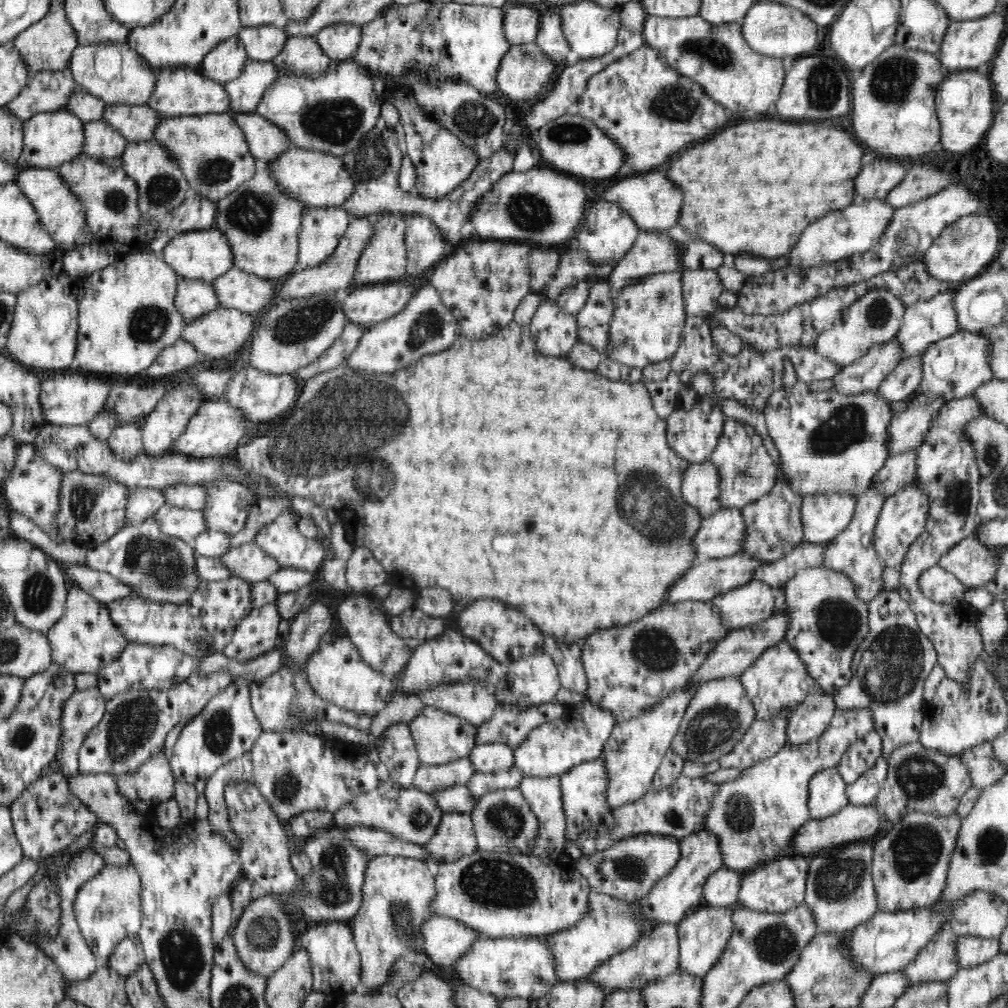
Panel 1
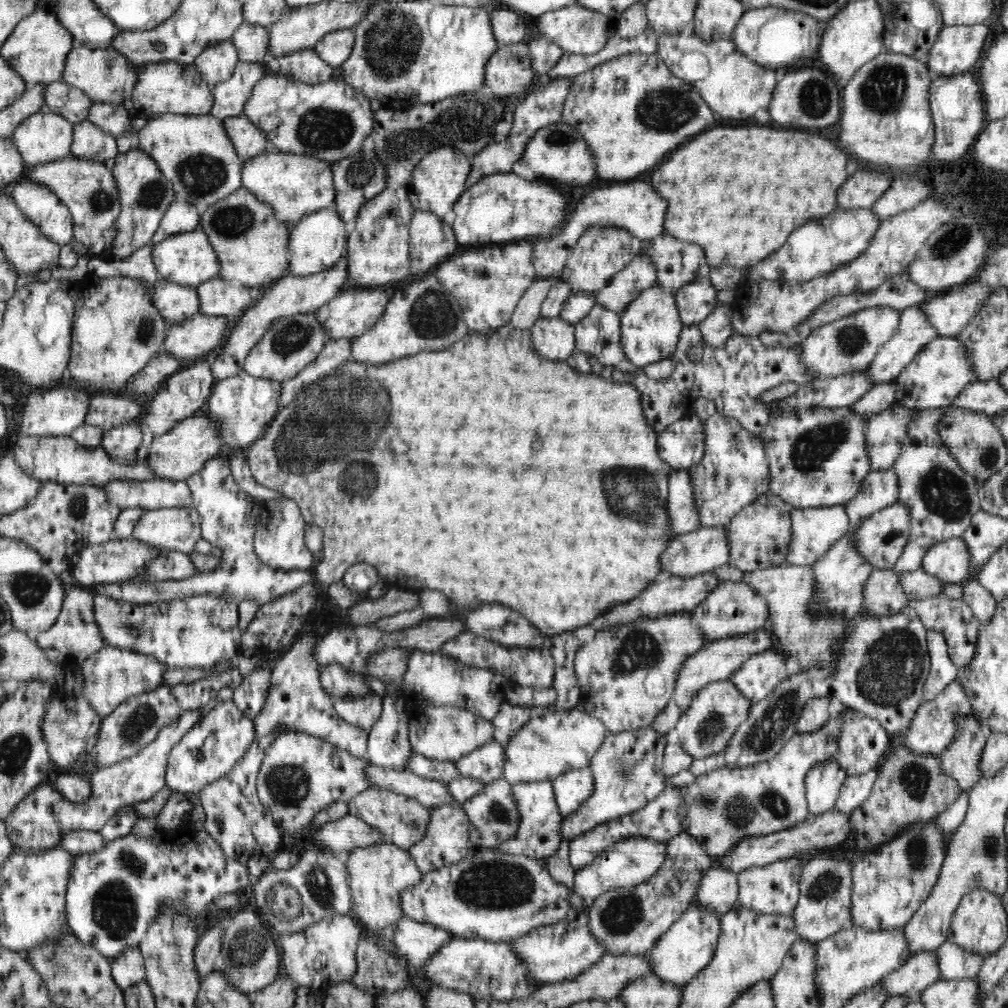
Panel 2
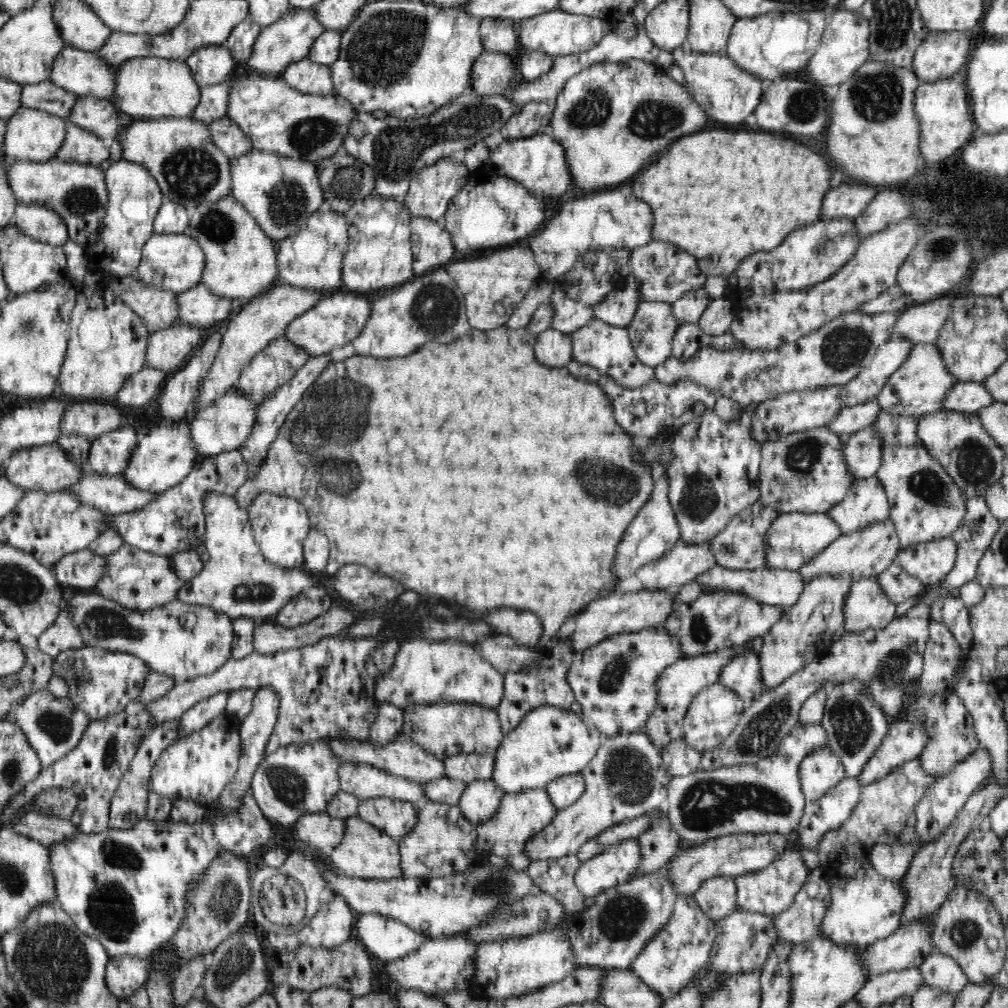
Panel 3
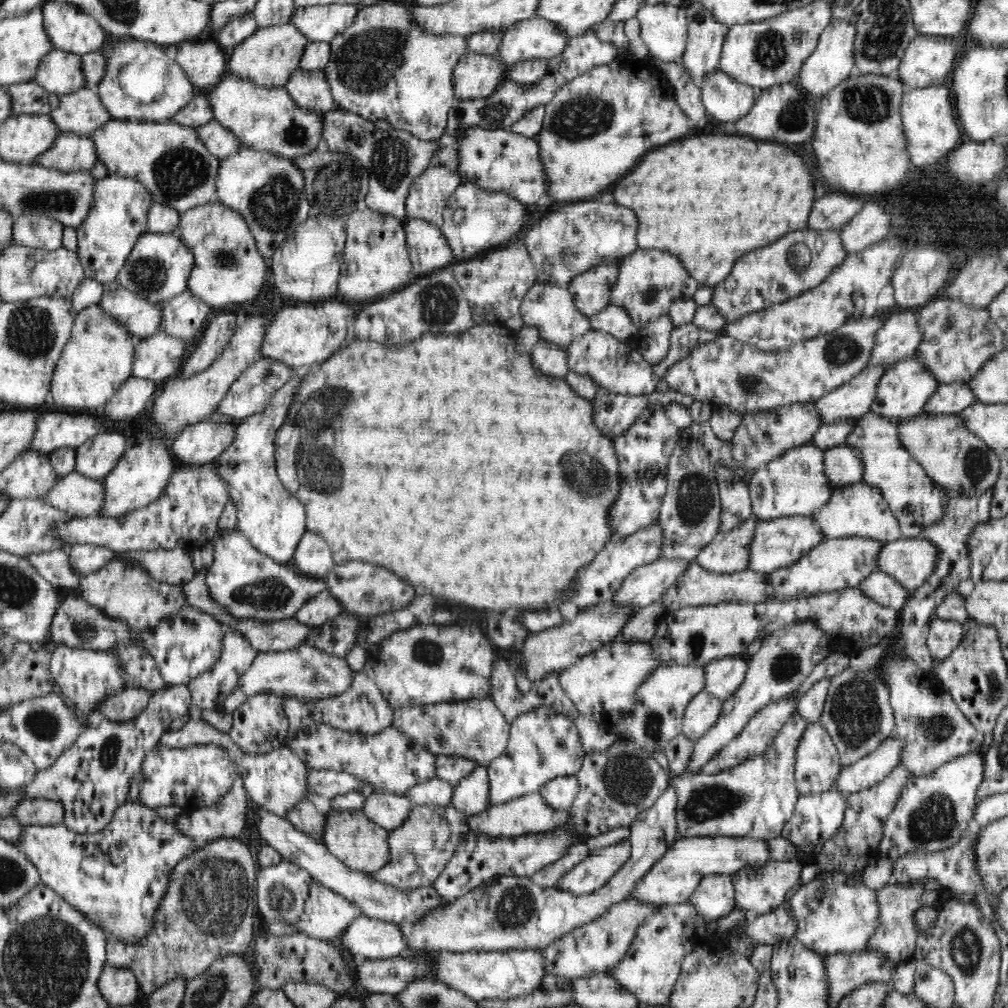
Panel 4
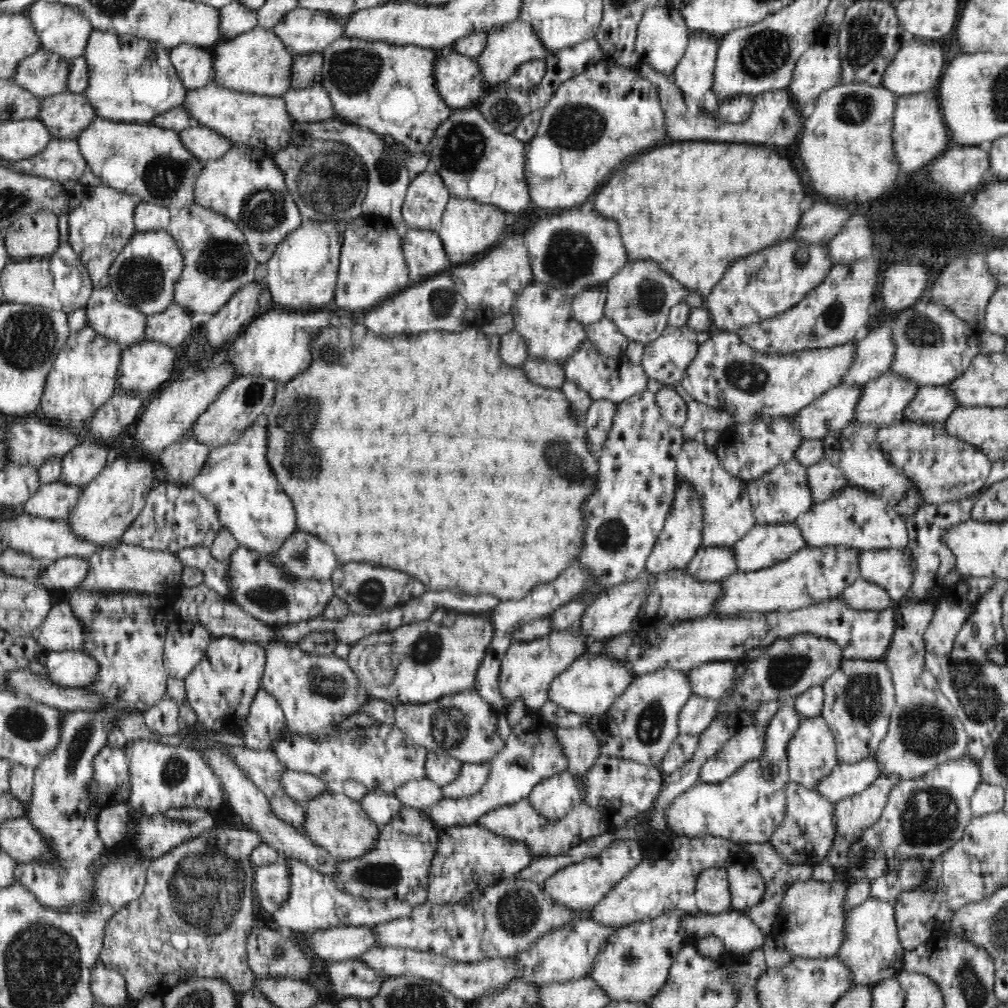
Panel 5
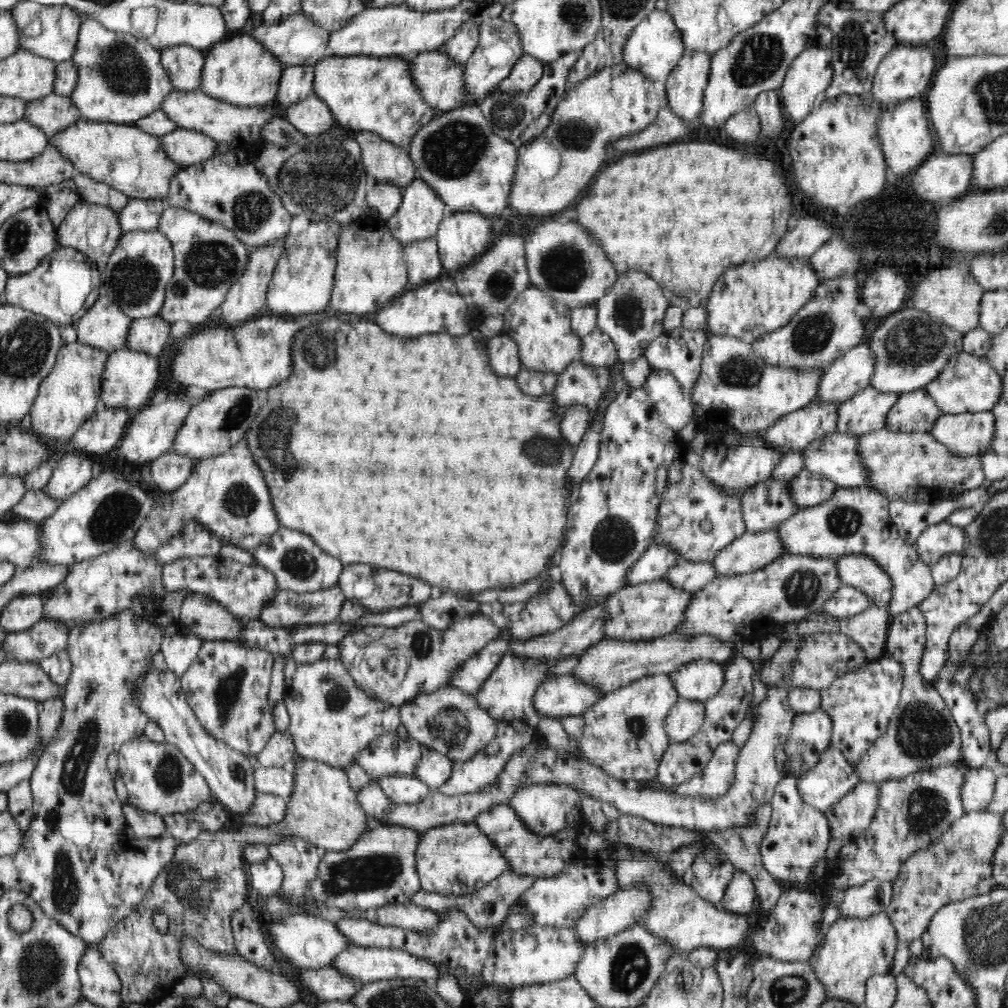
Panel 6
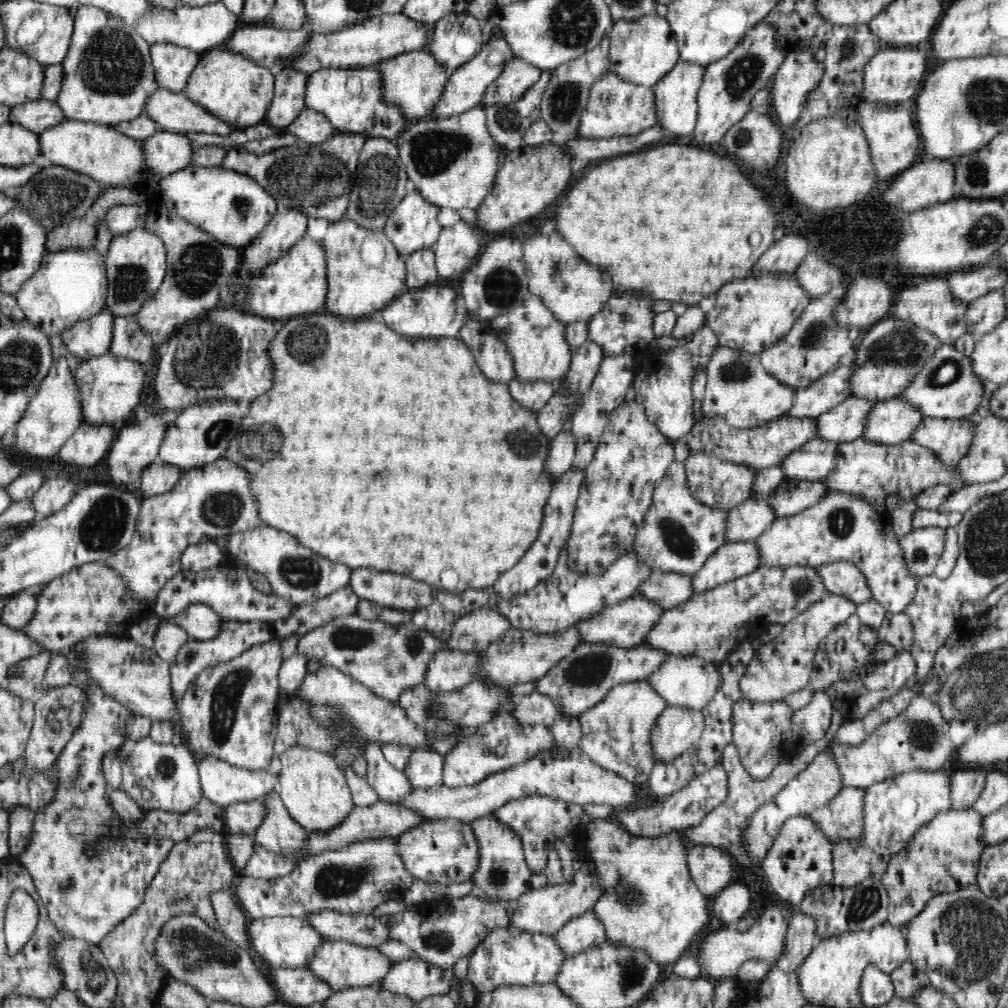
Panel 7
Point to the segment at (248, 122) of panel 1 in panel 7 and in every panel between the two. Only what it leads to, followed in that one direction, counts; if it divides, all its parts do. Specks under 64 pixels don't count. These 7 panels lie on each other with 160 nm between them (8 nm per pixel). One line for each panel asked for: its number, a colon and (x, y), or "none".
2: (248, 141)
3: (227, 136)
4: (221, 143)
5: (206, 145)
6: (184, 147)
7: (165, 153)

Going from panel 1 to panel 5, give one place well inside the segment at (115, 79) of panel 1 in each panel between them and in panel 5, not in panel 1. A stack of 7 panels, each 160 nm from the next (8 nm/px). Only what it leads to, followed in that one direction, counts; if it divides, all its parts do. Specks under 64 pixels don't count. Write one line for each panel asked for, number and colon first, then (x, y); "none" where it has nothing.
2: (107, 77)
3: (83, 73)
4: (60, 73)
5: (44, 74)

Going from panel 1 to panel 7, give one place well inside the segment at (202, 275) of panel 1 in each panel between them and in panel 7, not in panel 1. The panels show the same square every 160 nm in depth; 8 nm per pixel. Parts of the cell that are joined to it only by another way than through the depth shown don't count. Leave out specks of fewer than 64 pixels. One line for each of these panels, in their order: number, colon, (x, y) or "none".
2: (187, 258)
3: (172, 262)
4: (157, 269)
5: (143, 274)
6: (137, 272)
7: (136, 261)

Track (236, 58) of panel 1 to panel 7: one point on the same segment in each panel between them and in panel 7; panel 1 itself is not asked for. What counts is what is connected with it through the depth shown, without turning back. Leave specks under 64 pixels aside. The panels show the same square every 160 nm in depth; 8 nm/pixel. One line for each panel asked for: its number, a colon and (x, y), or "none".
2: (216, 64)
3: (213, 64)
4: (203, 62)
5: (194, 65)
6: (183, 64)
7: (173, 65)

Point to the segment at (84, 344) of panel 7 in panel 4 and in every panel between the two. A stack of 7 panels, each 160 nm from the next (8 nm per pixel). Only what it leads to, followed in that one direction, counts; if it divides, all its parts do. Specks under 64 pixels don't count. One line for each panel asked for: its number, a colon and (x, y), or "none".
4: (139, 317)
5: (118, 322)
6: (103, 328)

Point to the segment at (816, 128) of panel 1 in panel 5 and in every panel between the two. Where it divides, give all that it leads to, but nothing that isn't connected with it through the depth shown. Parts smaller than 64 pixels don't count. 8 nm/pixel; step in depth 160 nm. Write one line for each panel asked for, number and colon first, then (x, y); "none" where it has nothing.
2: (737, 193)
3: (720, 196)
4: (708, 200)
5: (695, 207)

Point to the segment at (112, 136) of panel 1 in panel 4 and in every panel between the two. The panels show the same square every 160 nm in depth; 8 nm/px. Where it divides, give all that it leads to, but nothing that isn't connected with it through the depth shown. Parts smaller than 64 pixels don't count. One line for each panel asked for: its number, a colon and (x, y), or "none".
2: (89, 142)
3: (79, 146)
4: (70, 153)

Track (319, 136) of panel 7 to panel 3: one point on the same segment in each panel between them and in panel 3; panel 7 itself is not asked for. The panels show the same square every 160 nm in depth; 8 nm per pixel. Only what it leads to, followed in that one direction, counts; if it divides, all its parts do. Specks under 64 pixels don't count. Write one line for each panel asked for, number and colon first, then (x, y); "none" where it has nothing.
3: (307, 78)
4: (310, 91)
5: (308, 105)
6: (312, 117)

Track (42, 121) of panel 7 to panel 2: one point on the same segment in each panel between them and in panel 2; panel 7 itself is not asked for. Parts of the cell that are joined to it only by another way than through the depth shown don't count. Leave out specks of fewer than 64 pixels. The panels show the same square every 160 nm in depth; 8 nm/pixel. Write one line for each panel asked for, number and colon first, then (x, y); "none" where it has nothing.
2: (114, 119)
3: (99, 116)
4: (80, 113)
5: (65, 115)
6: (52, 113)

